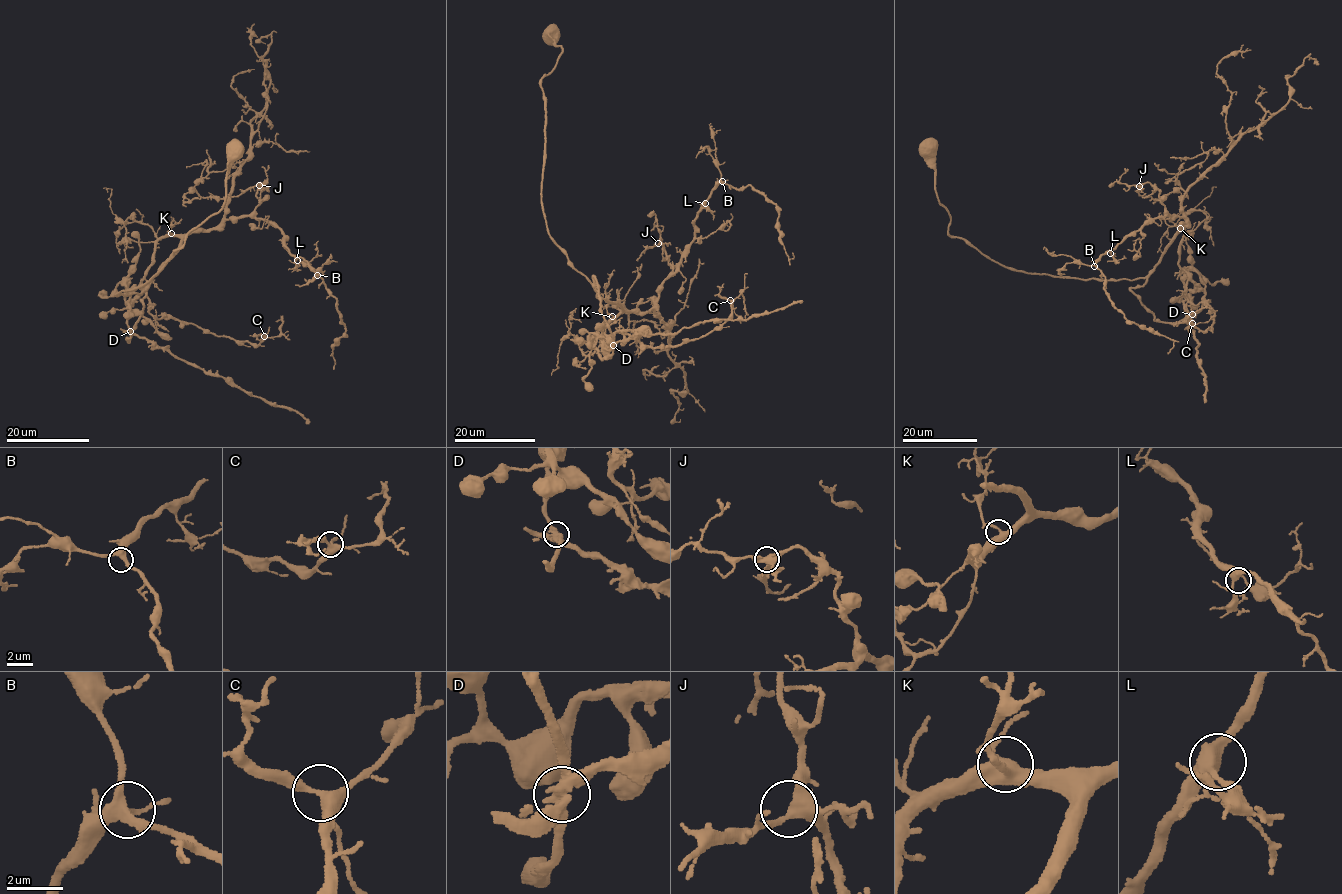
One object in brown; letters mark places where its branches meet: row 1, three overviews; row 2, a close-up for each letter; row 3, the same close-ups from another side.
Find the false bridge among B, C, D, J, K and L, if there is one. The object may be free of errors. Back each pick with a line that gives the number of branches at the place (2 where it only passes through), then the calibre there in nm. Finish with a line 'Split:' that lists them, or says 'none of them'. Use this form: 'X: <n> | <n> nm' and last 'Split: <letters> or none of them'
D: 4 | 400 nm
Split: D

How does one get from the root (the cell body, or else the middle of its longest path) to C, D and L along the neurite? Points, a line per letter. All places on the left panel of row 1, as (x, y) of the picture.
C: (233, 152), (223, 207), (114, 295), (142, 293), (177, 236), (143, 278), (149, 312), (264, 336)
D: (233, 152), (223, 207), (190, 232), (146, 283), (115, 294), (146, 292), (140, 318), (131, 331)
L: (233, 152), (223, 207), (146, 283), (114, 295), (141, 294), (185, 236), (228, 219), (272, 223), (297, 260)

